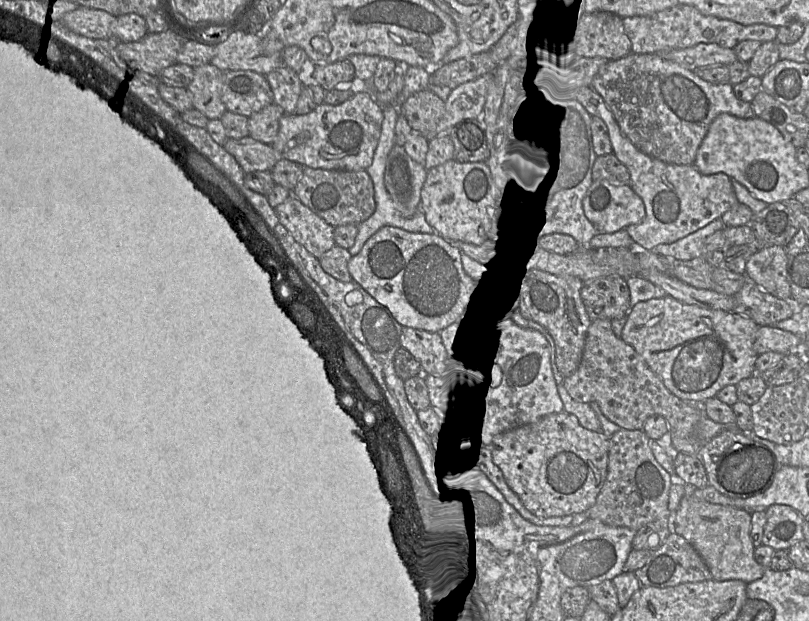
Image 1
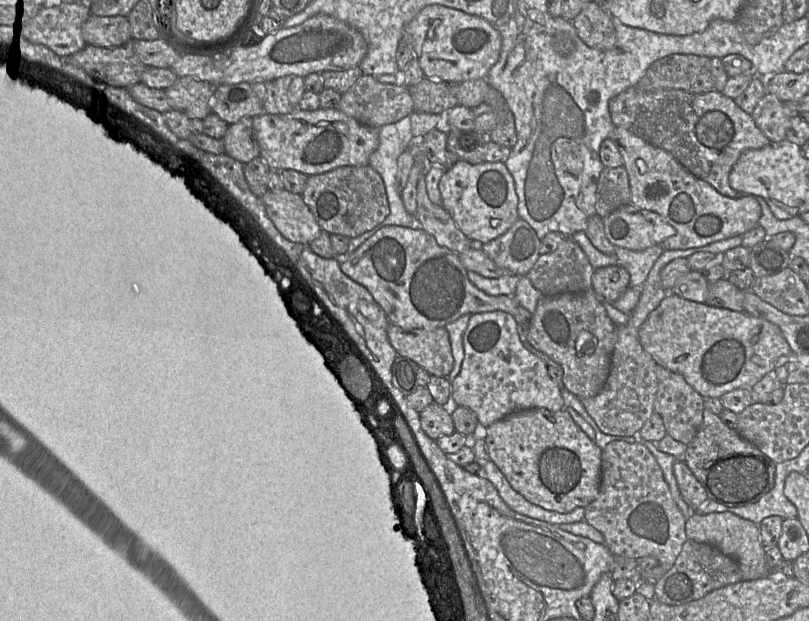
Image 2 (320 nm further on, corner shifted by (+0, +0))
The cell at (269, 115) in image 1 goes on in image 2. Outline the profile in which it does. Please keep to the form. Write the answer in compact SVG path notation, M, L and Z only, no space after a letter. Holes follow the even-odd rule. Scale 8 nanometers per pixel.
M243 117L230 124L222 137L225 153L243 164L259 157L252 119L253 117Z

